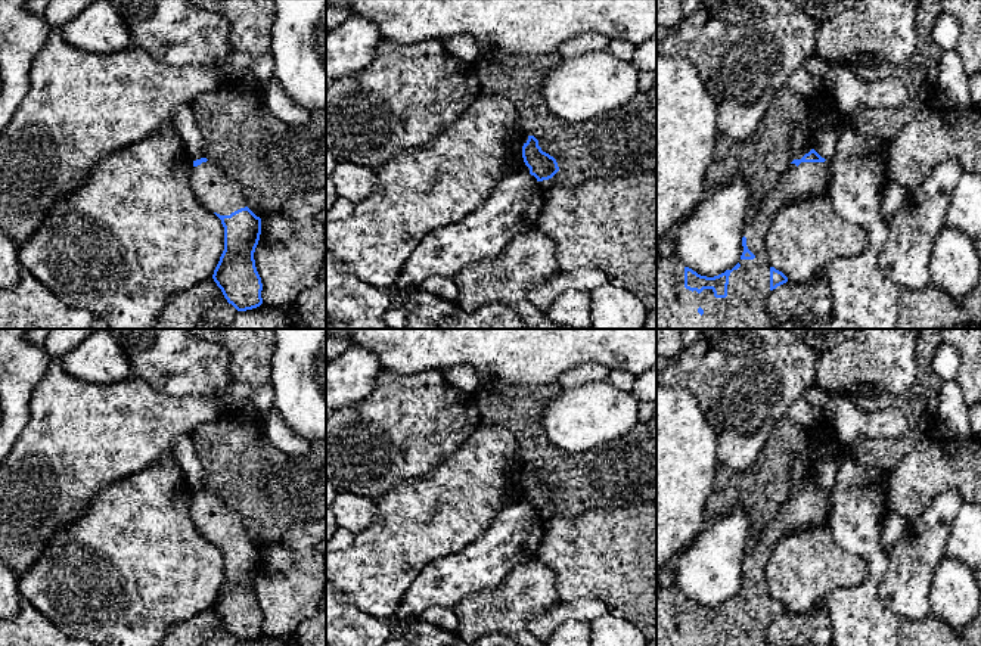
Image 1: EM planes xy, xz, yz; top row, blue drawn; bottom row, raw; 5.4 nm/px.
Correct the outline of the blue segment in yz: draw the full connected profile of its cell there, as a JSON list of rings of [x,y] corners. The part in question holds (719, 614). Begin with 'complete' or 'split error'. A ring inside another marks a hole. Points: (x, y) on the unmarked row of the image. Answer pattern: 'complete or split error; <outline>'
split error; [[[814,479],[801,490],[794,490],[766,525],[757,546],[745,555],[743,583],[732,600],[707,608],[684,597],[676,584],[656,587],[656,646],[770,646],[766,631],[773,619],[788,612],[788,608],[770,596],[764,568],[783,537],[817,524],[829,524],[831,507],[832,493]]]

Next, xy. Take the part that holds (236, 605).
split error; [[[207,488],[193,491],[190,516],[198,531],[212,541],[224,558],[224,581],[214,600],[214,612],[221,619],[227,633],[238,642],[260,637],[263,634],[263,614],[255,597],[254,583],[261,565],[261,549],[246,537],[242,516],[220,496],[209,493]]]

